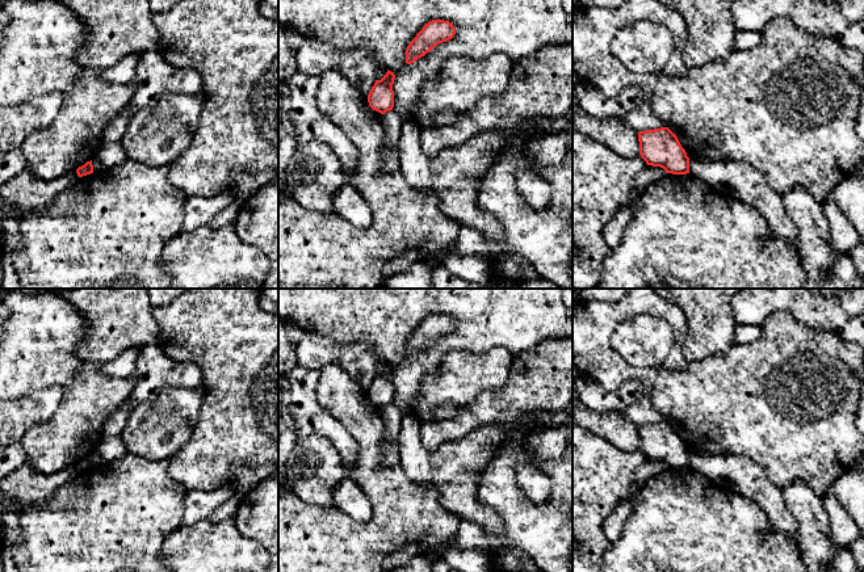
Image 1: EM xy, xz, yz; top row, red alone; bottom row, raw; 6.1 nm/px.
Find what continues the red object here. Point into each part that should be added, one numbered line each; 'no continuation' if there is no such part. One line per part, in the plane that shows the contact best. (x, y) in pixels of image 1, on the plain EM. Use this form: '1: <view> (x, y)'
no continuation

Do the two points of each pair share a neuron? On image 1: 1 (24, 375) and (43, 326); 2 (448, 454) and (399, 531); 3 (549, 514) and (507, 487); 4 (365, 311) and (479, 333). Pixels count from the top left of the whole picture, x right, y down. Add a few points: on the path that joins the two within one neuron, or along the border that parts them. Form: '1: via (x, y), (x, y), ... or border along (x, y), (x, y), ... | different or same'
1: via (33, 364), (34, 352), (41, 337) | same
2: border along (402, 469), (432, 484), (448, 509) | different
3: via (539, 514), (533, 514), (516, 497) | same
4: via (394, 305), (451, 305) | same

